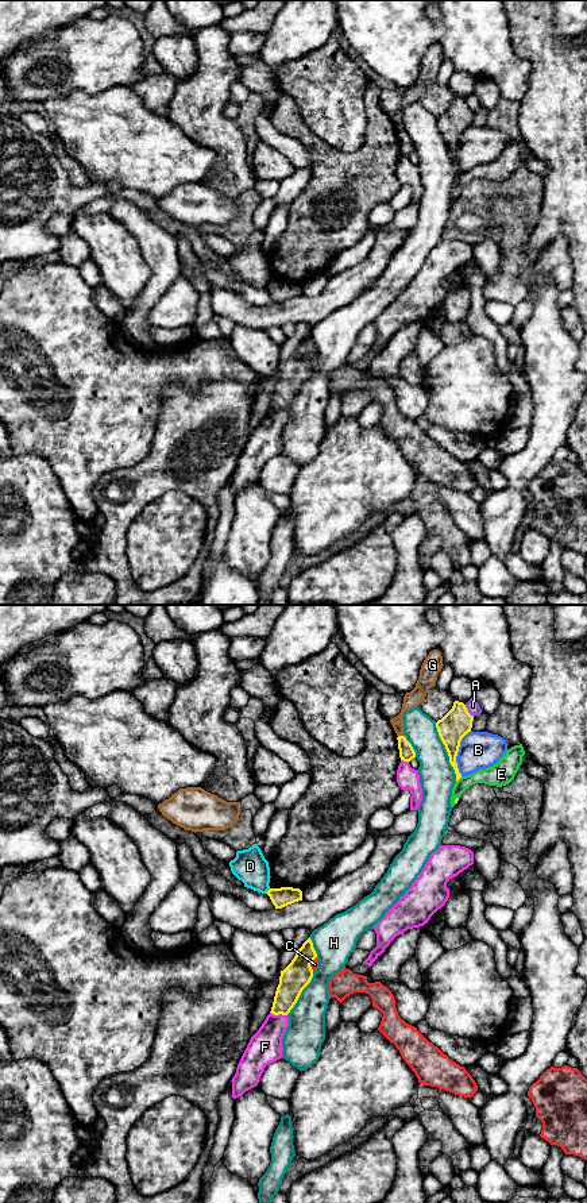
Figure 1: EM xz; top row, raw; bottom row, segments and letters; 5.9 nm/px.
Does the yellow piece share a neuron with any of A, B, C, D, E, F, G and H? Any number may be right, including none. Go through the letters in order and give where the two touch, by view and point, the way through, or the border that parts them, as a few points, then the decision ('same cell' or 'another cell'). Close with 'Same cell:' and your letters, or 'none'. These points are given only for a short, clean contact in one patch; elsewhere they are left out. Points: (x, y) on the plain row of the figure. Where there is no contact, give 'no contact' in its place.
A: meets yellow in xz at (467, 107); border along xz (464, 100), (472, 112); another cell
B: meets yellow in xz at (458, 146); border along xz (471, 126), (462, 134), (456, 151), (456, 162), (460, 170); another cell
C: meets yellow in xz at (311, 358); border along xz (316, 351), (311, 359), (312, 366); another cell
D: meets yellow in xz at (267, 286); border along xz (270, 284), (266, 288); another cell
E: meets yellow in xz at (459, 173); border along xz (462, 172), (456, 177); another cell
F: meets yellow in xz at (278, 409); border along xz (270, 407), (286, 411); another cell
G: meets yellow in xz at (401, 131); border along xz (398, 130), (402, 131); another cell
H: meets yellow in xz at (447, 146); another cell
Same cell: none

